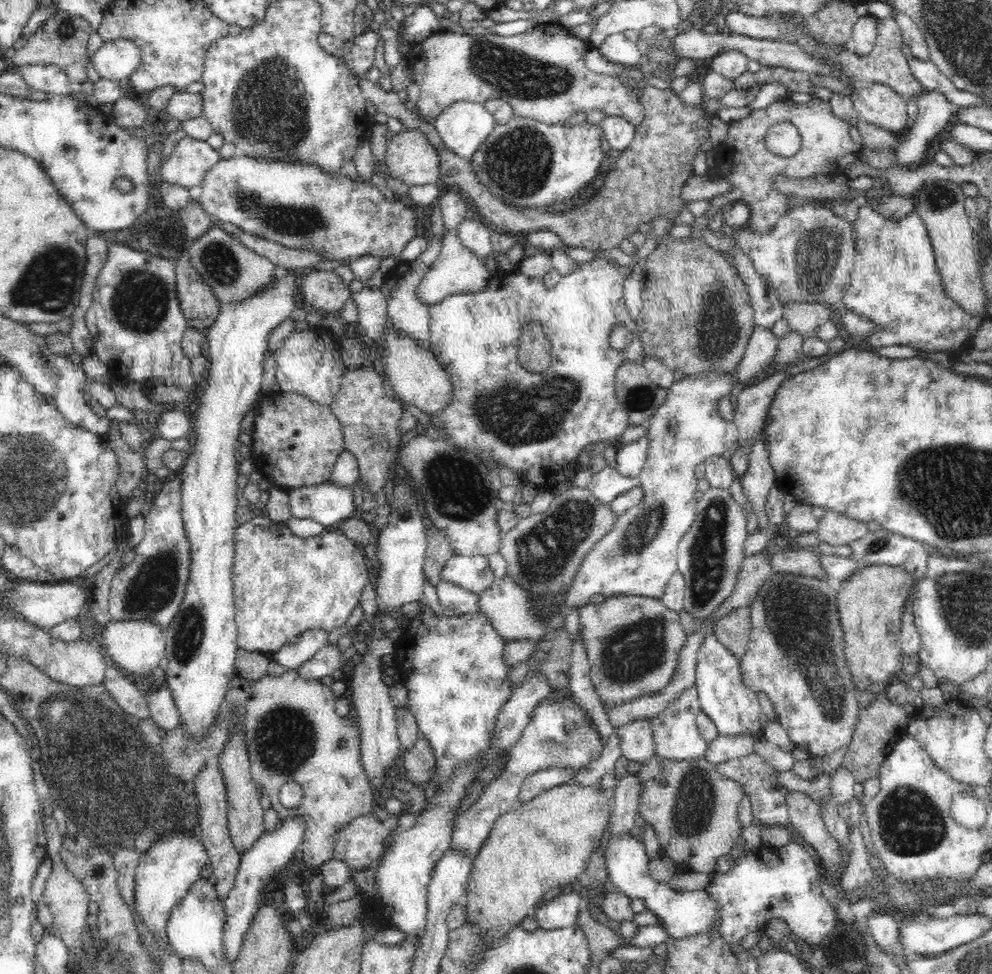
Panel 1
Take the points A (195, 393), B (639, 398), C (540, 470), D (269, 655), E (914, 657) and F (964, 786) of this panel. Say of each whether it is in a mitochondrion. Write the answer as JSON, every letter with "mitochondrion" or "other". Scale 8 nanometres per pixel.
{"A":"other","B":"mitochondrion","C":"other","D":"other","E":"other","F":"other"}

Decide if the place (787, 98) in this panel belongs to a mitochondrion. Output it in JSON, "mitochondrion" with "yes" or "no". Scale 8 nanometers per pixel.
{"mitochondrion":"no"}

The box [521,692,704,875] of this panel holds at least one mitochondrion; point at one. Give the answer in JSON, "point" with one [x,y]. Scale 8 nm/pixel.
{"point":[576,729]}

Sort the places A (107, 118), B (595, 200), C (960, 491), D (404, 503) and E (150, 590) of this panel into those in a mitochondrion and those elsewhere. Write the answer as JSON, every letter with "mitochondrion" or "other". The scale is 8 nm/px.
{"A":"other","B":"mitochondrion","C":"mitochondrion","D":"mitochondrion","E":"mitochondrion"}

